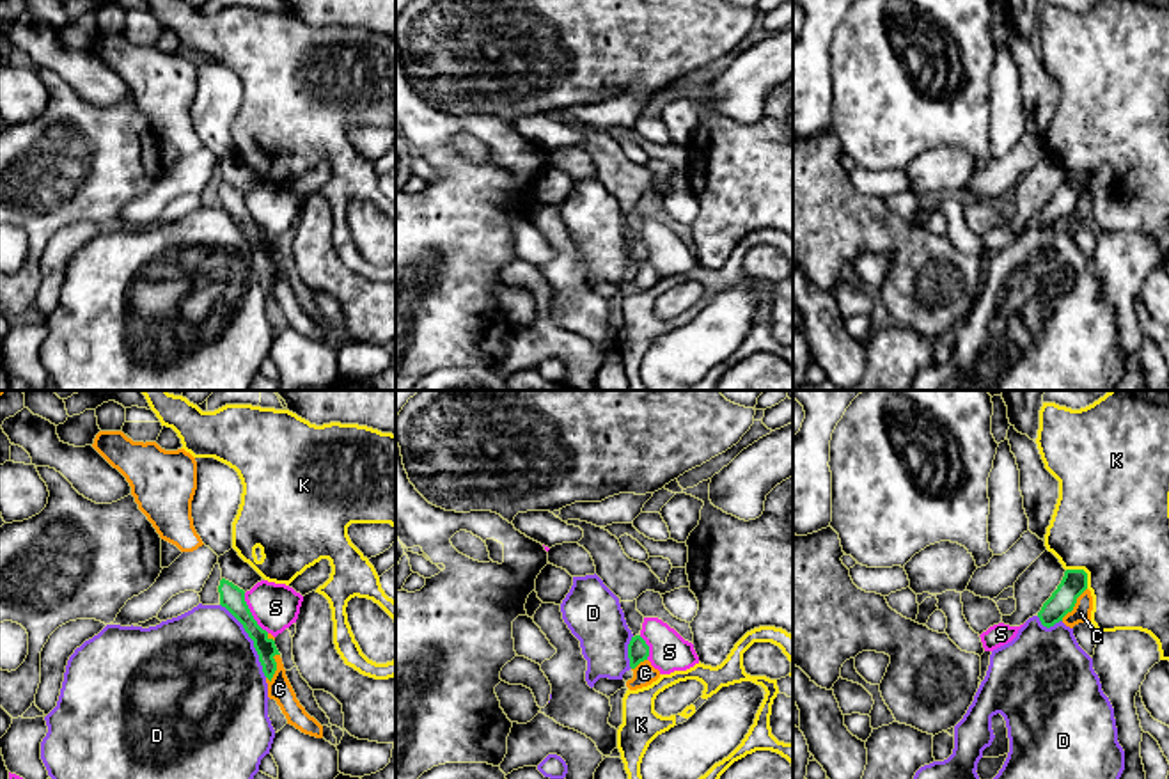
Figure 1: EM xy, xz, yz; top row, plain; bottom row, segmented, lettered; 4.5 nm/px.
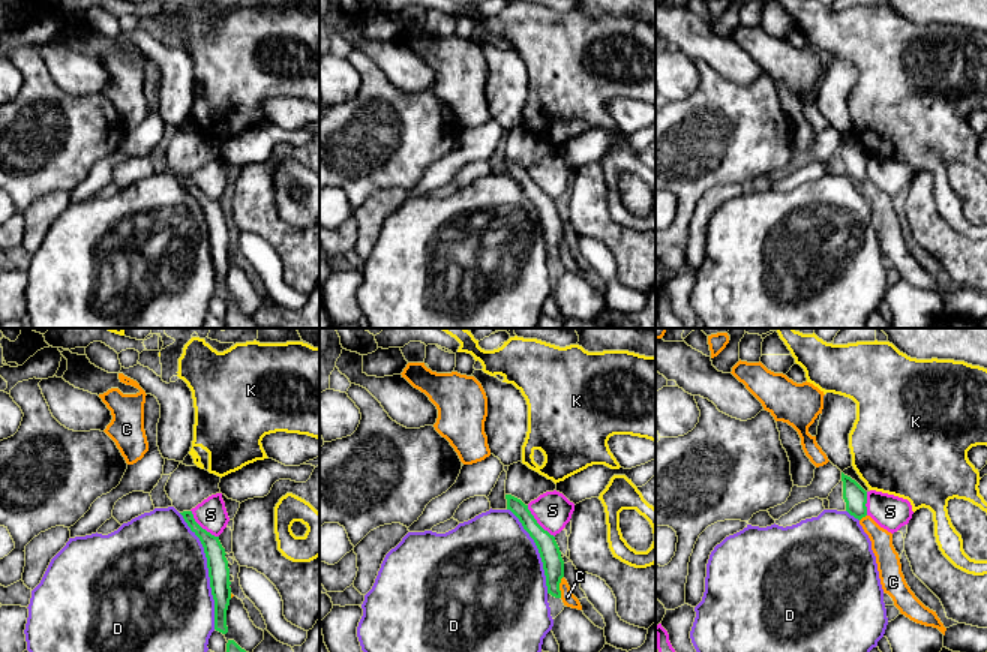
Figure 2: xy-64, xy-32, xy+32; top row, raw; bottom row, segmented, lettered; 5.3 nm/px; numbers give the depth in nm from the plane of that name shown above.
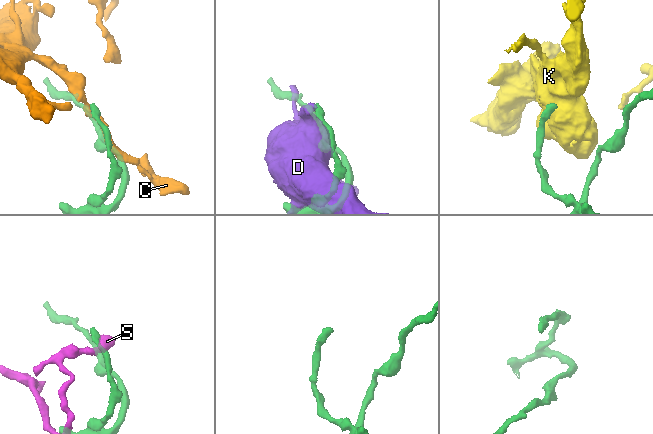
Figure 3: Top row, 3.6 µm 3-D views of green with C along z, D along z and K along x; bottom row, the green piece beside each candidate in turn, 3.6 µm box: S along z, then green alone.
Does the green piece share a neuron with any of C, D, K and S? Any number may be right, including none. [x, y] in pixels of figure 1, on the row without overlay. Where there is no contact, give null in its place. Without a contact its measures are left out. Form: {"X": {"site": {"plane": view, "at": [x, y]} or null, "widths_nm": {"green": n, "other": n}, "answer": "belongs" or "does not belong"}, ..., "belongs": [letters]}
{"C": {"site": {"plane": "xy", "at": [275, 270]}, "widths_nm": {"green": 90, "other": 110}, "answer": "does not belong"}, "D": {"site": {"plane": "xy", "at": [252, 242]}, "widths_nm": {"green": 110, "other": 480}, "answer": "does not belong"}, "K": {"site": {"plane": "yz", "at": [1084, 174]}, "widths_nm": {"green": 120, "other": 500}, "answer": "does not belong"}, "S": {"site": {"plane": "xy", "at": [251, 217]}, "widths_nm": {"green": 110, "other": 220}, "answer": "does not belong"}, "belongs": []}

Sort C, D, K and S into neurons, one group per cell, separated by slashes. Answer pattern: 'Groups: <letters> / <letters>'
Groups: C / D / K / S

